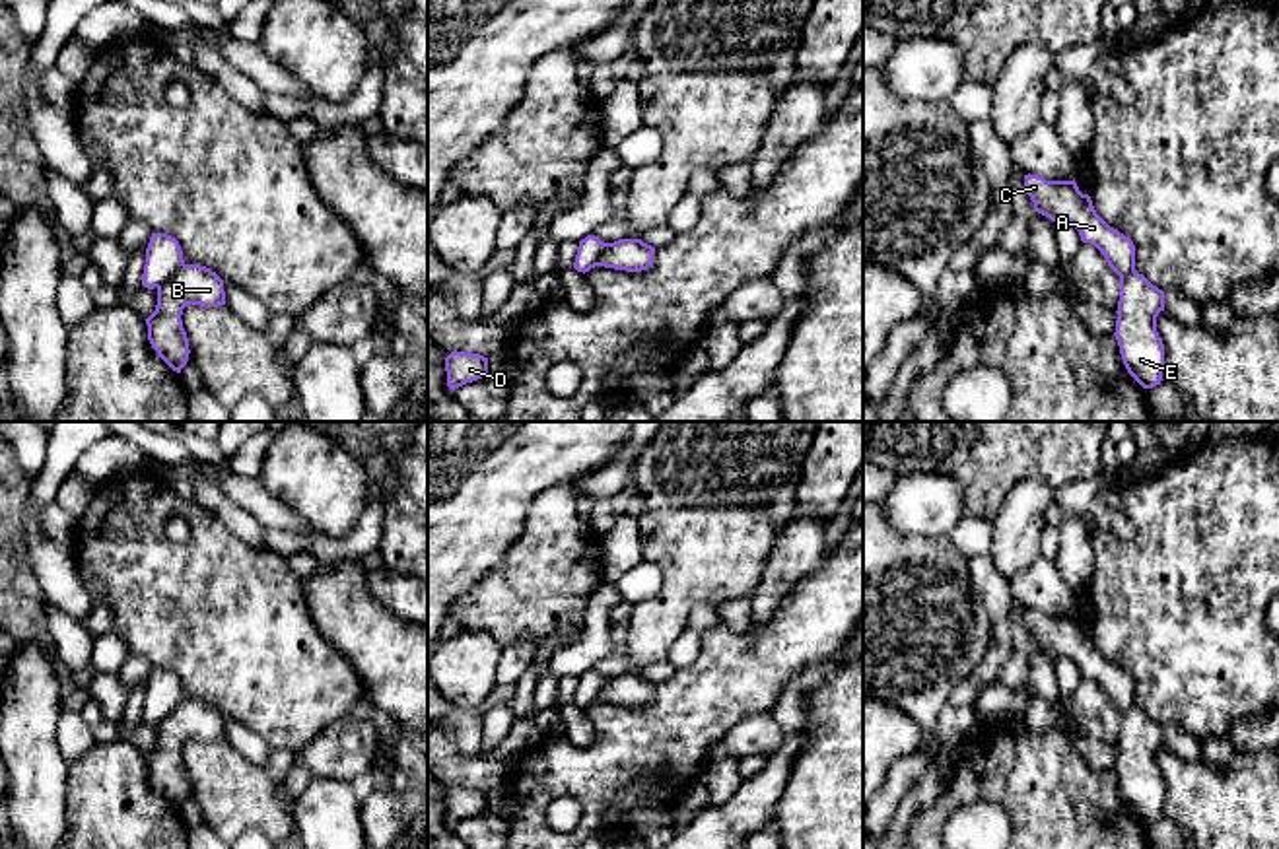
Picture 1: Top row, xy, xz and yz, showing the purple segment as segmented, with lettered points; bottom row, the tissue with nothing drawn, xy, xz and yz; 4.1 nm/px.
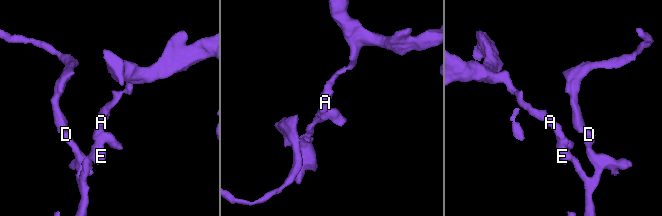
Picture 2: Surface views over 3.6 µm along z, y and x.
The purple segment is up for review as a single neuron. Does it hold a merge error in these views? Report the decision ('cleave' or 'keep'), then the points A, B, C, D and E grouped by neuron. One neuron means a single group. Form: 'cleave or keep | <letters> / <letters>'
cleave | A C / B D E

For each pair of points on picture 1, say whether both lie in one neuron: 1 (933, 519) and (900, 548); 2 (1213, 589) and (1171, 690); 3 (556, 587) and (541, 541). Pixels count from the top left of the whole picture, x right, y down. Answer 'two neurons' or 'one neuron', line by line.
1: two neurons
2: one neuron
3: one neuron

